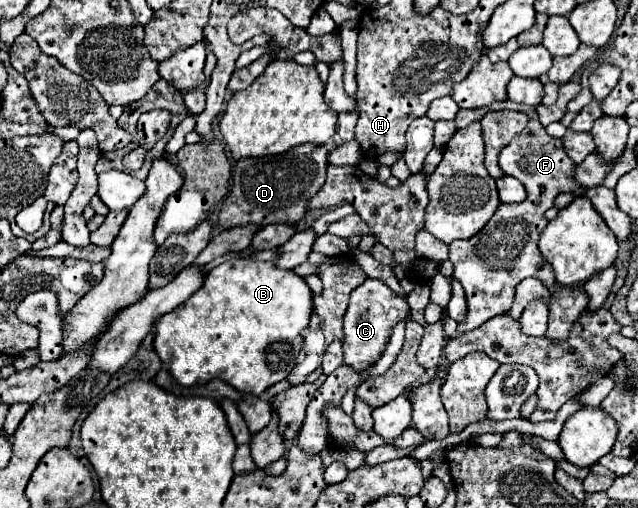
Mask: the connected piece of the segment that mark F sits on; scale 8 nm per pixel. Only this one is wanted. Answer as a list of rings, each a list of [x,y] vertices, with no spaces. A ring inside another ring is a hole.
[[[537,113],[531,115],[527,127],[503,147],[499,155],[499,167],[505,175],[517,177],[527,187],[527,199],[523,203],[499,205],[489,223],[473,239],[457,239],[449,243],[449,261],[453,263],[453,277],[461,281],[467,295],[467,315],[457,325],[459,333],[481,327],[487,319],[507,313],[513,305],[515,287],[527,277],[537,277],[547,289],[555,287],[553,267],[541,257],[537,249],[539,233],[545,229],[545,211],[553,207],[559,193],[569,193],[579,185],[573,179],[575,163],[569,161],[561,139],[549,137],[545,127],[537,121]]]

